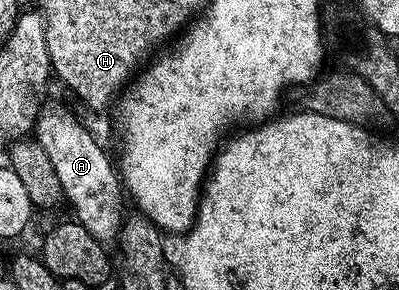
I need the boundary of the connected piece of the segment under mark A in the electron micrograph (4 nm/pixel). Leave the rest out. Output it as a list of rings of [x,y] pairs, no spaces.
[[[57,103],[45,107],[38,112],[33,135],[53,164],[64,200],[73,207],[76,222],[89,230],[93,237],[102,243],[109,243],[109,240],[112,242],[118,236],[123,220],[123,187],[113,161],[67,108]]]

